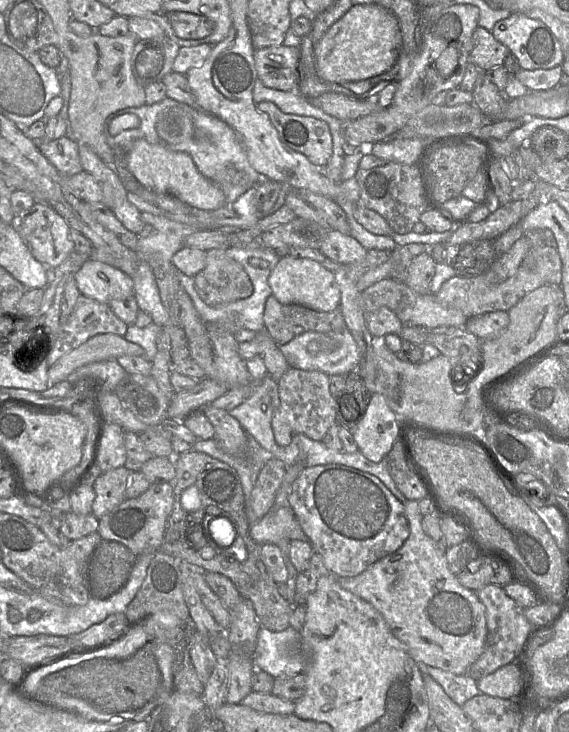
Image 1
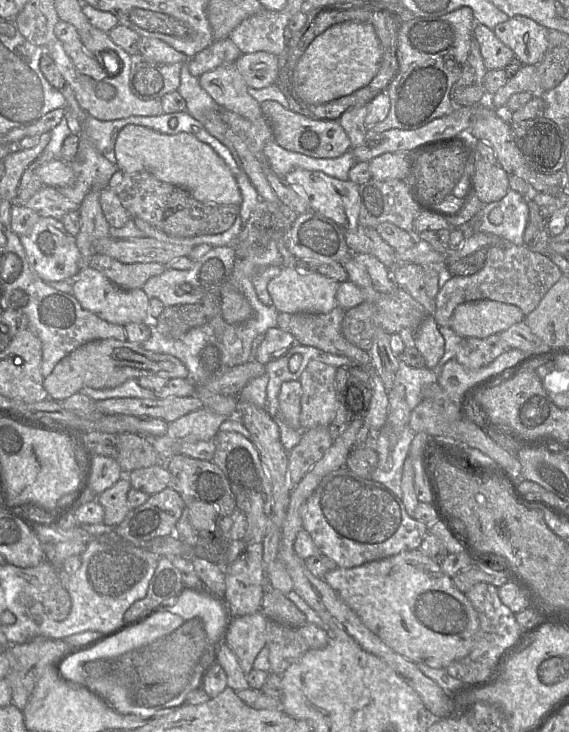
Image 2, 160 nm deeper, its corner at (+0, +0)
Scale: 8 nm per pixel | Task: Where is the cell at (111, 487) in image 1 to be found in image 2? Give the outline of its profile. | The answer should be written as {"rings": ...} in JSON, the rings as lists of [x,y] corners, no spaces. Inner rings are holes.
{"rings":[[[124,475],[112,487],[98,495],[97,500],[105,511],[103,524],[116,527],[124,520],[130,510],[127,500],[130,489],[129,475]]]}

